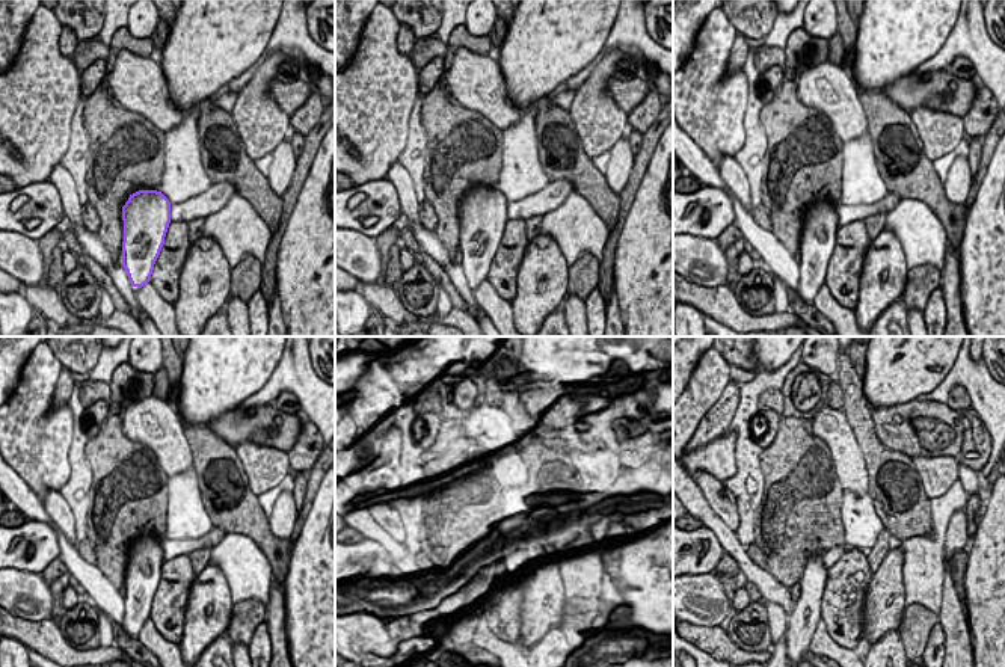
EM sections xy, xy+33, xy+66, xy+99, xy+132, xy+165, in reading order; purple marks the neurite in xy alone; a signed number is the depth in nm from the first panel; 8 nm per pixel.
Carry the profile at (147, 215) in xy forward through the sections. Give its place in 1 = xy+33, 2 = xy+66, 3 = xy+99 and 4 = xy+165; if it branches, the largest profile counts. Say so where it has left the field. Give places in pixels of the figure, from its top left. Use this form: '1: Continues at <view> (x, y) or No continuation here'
1: Continues at xy+33 (482, 231)
2: Continues at xy+66 (815, 252)
3: Continues at xy+99 (139, 593)
4: Continues at xy+165 (805, 619).

